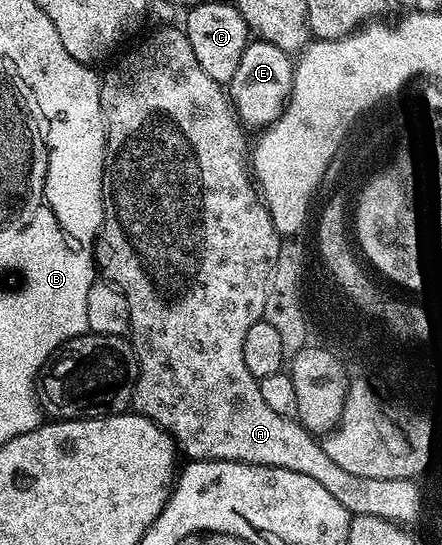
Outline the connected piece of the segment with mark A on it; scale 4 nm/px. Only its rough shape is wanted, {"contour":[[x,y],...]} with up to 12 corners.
{"contour":[[182,26],[102,72],[98,270],[138,414],[191,461],[341,469],[245,369],[275,259],[243,131]]}

